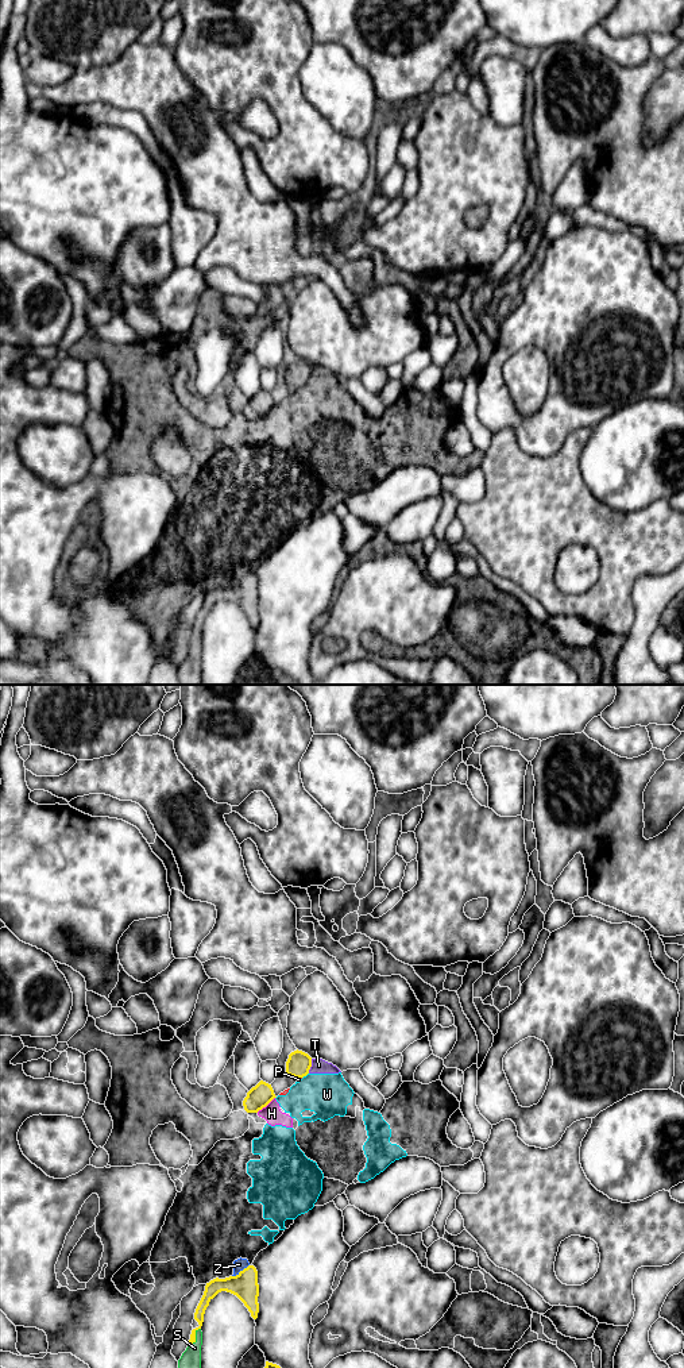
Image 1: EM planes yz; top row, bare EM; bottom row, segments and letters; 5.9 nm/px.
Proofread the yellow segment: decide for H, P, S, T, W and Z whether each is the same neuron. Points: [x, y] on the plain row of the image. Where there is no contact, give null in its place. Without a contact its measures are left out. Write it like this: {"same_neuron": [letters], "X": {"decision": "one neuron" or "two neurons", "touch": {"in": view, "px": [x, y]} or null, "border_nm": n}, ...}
{"same_neuron": ["S"], "H": {"decision": "two neurons", "touch": {"in": "yz", "px": [265, 415]}, "border_nm": 140}, "P": {"decision": "two neurons", "touch": {"in": "yz", "px": [300, 385]}, "border_nm": 30}, "S": {"decision": "one neuron", "touch": {"in": "yz", "px": [194, 646]}, "border_nm": 120}, "T": {"decision": "two neurons", "touch": {"in": "yz", "px": [310, 374]}, "border_nm": 90}, "W": {"decision": "two neurons", "touch": {"in": "yz", "px": [305, 384]}, "border_nm": 50}, "Z": {"decision": "two neurons", "touch": {"in": "yz", "px": [240, 580]}, "border_nm": 130}}

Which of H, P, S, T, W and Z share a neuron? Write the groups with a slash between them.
H P T W Z / S

